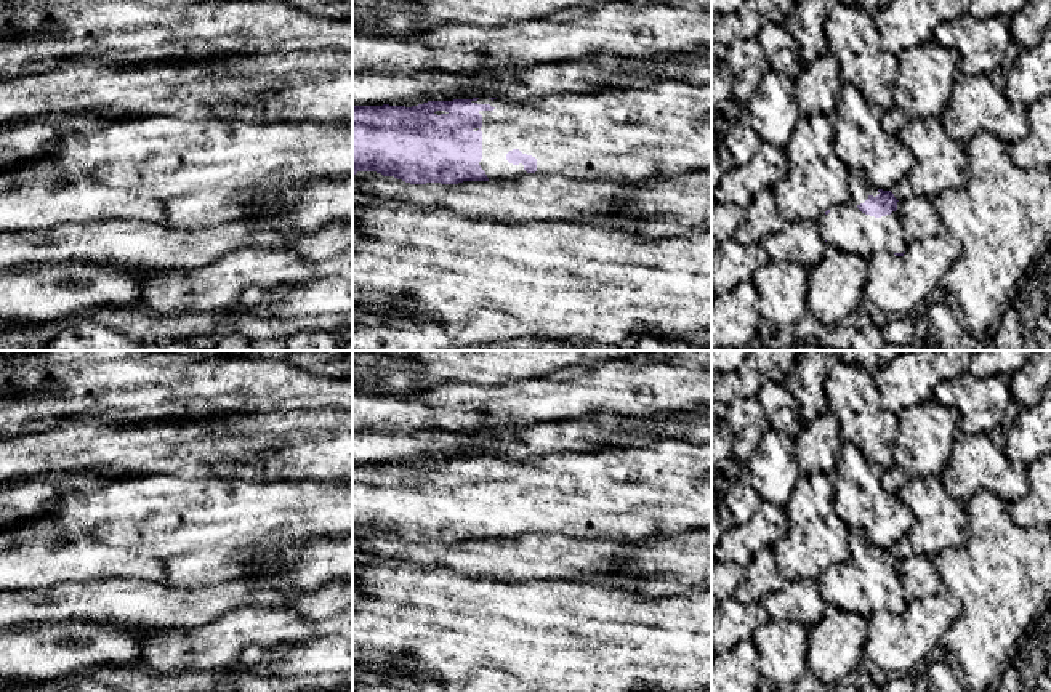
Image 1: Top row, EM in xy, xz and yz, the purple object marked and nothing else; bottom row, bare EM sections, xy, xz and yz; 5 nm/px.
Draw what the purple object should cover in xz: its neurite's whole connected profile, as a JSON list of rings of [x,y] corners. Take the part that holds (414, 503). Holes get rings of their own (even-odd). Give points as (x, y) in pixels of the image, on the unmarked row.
[[[663,439],[644,447],[604,447],[524,461],[473,457],[412,466],[352,465],[352,533],[377,530],[410,543],[458,543],[537,532],[636,545],[657,533],[710,527],[711,444]]]

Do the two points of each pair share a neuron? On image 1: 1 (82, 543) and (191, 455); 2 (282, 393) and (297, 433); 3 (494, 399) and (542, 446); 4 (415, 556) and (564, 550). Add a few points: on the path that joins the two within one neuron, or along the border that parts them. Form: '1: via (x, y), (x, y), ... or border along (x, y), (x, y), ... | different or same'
1: border along (133, 474), (170, 473), (186, 478), (207, 478) | different
2: border along (326, 407), (252, 414) | different
3: border along (558, 418), (531, 425), (483, 426) | different
4: via (452, 556), (527, 556) | same

